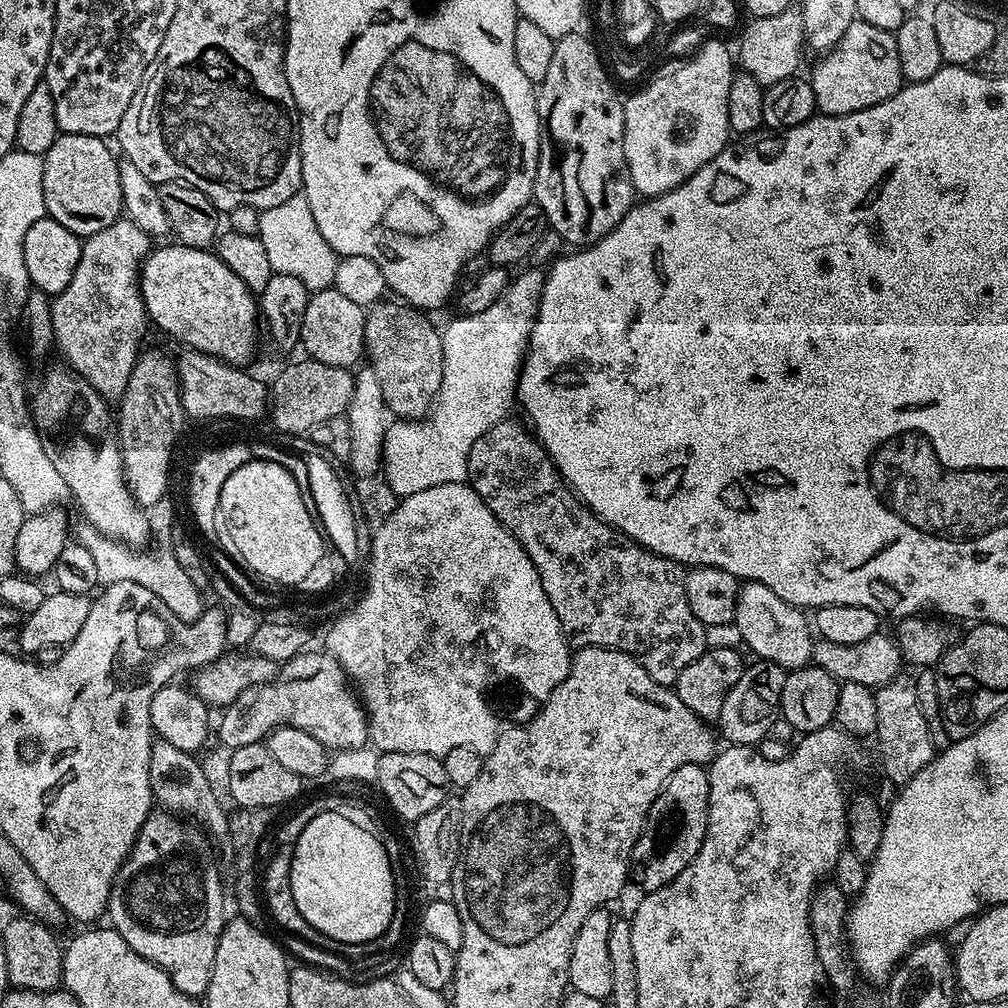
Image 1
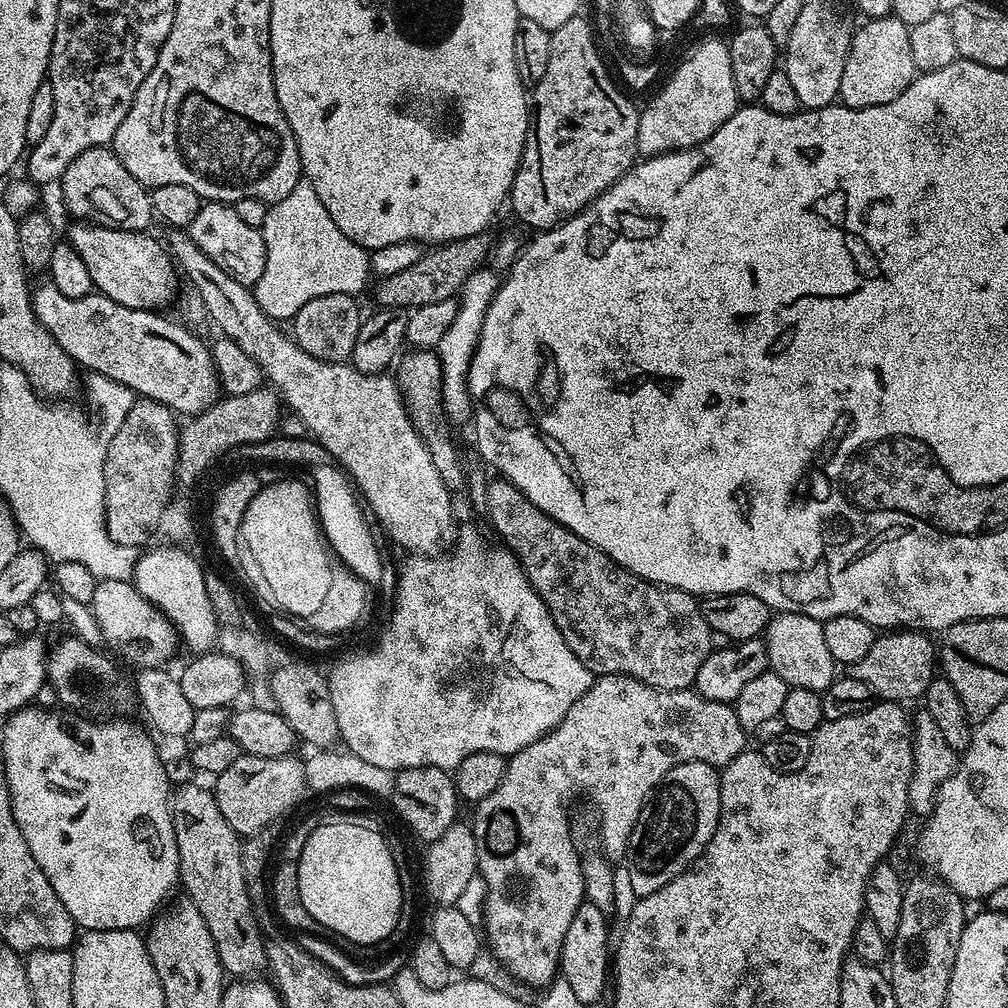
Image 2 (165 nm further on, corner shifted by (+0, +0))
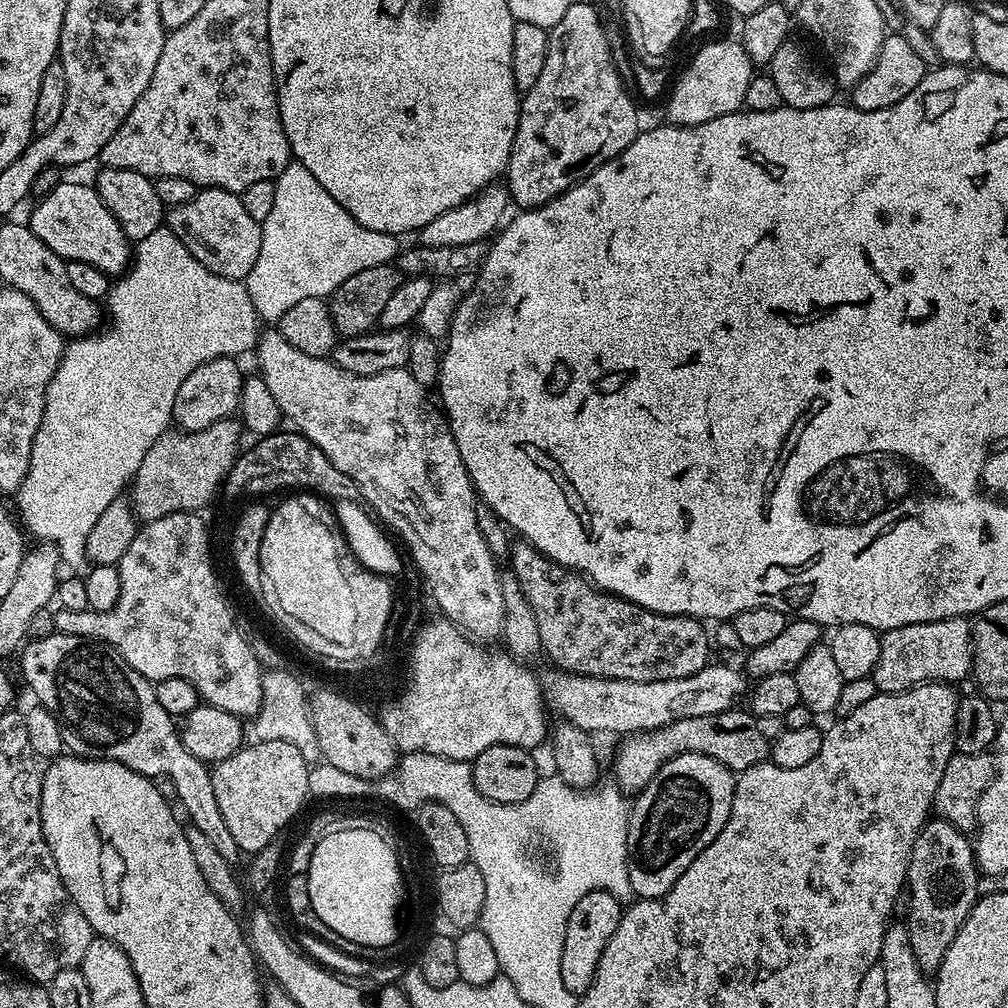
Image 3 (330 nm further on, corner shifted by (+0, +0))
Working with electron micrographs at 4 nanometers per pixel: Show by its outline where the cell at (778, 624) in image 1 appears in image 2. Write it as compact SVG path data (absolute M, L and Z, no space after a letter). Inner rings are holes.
M782 612L769 619L768 627L765 628L762 639L768 655L768 668L774 674L778 674L778 678L782 678L782 682L786 682L789 688L805 688L823 694L836 679L838 665L832 659L830 649L826 647L826 634L821 621L810 618L801 612Z

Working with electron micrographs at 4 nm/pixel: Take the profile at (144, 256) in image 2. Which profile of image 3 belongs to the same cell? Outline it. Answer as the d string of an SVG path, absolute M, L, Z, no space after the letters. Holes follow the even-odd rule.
M62 182L54 190L50 190L50 194L39 197L35 203L36 209L32 212L32 220L30 219L32 233L46 242L46 246L50 246L54 254L61 256L65 262L86 262L102 270L109 278L119 277L128 271L134 256L133 245L91 183Z

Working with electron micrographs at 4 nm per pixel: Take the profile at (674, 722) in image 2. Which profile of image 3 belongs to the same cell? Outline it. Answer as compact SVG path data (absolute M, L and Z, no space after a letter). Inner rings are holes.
M729 710L718 714L706 714L702 718L684 718L673 724L655 728L653 732L637 732L616 752L615 783L625 794L638 794L658 774L667 760L673 760L683 752L697 752L706 758L722 762L733 774L746 771L750 766L763 764L770 756L770 741L762 738L758 722L751 711Z

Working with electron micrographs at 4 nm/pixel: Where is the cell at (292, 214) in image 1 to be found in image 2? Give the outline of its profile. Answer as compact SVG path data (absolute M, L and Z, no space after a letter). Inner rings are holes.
M302 182L294 186L282 202L271 205L262 231L266 242L266 270L262 270L254 291L258 306L270 319L291 321L310 298L322 298L322 294L356 296L367 286L369 249L338 230L334 218L330 218L330 210L322 206L322 198L318 198L312 184Z

